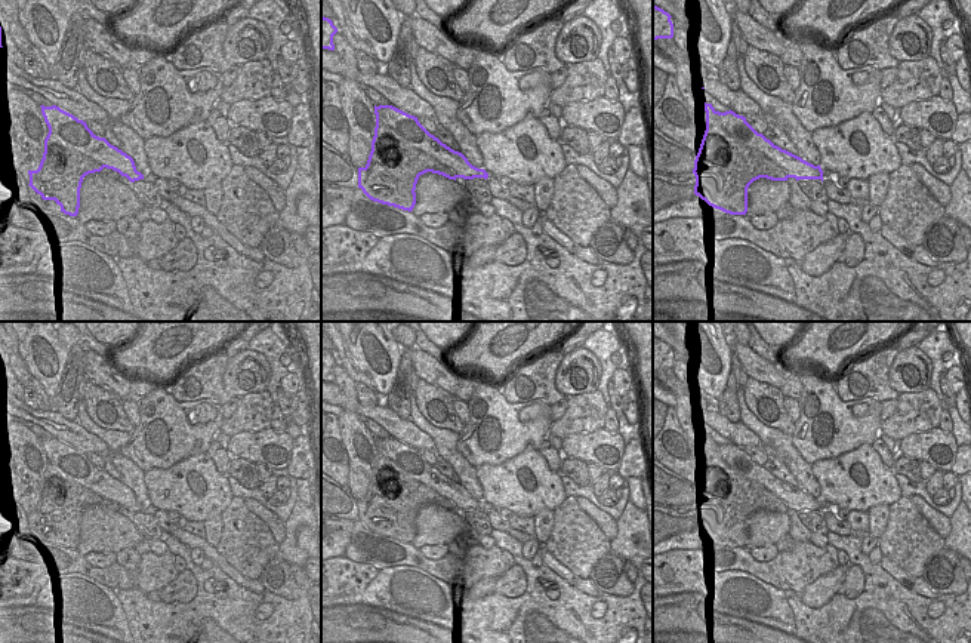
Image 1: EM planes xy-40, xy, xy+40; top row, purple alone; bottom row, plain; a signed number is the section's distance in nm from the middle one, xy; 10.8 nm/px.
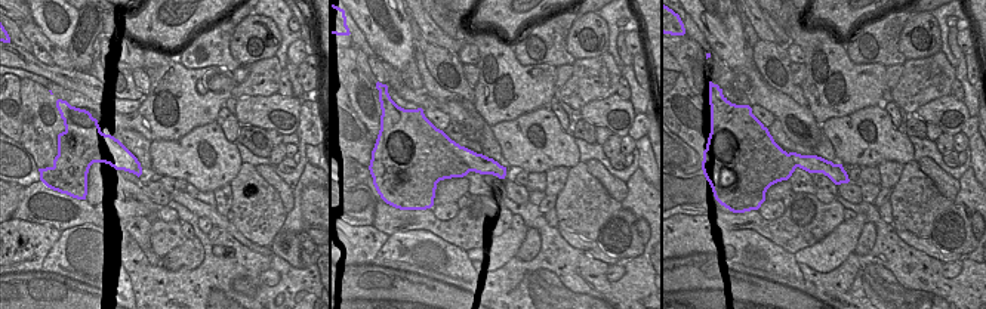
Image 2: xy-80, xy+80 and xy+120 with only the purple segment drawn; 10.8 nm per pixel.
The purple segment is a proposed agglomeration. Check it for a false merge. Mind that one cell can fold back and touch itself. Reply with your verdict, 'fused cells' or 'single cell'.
fused cells

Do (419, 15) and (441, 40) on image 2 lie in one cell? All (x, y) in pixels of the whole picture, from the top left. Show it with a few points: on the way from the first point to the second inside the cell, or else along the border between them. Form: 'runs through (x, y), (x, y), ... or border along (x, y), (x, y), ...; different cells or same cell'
runs through (424, 21), (436, 34); same cell

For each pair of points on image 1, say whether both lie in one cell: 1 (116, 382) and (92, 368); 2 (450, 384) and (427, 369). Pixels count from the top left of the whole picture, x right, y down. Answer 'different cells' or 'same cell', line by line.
1: same cell
2: same cell

